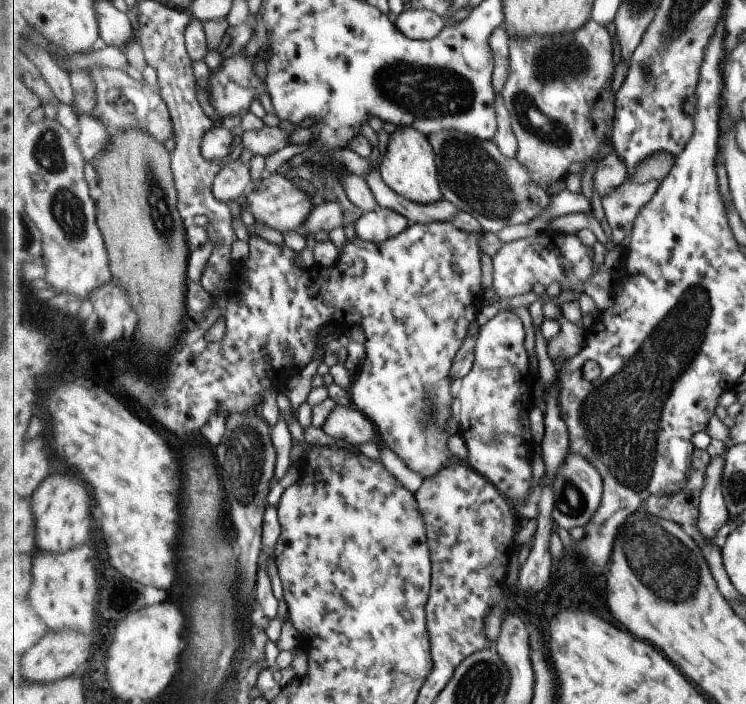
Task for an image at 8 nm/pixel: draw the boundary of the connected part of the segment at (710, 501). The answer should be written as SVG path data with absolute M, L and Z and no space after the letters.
M726 454L712 458L707 474L705 474L705 486L701 492L701 512L698 528L707 538L707 542L713 542L717 538L719 530L728 524L730 513L727 509L722 492L723 472L725 469Z

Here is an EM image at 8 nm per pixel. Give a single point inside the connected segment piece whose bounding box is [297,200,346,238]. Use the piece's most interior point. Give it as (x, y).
(328, 215)

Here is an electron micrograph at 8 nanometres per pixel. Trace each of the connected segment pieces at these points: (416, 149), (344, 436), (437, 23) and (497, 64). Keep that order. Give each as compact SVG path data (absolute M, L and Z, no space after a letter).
M399 127L390 135L388 147L379 166L385 183L401 196L412 202L434 204L444 199L441 188L441 178L435 166L435 152L427 135L414 127Z
M352 403L349 406L335 404L321 428L328 436L355 447L377 438L373 422Z
M405 7L395 22L398 30L409 39L429 41L442 34L445 20L433 10L411 10Z
M499 26L489 38L494 53L494 90L502 94L510 74L510 36L505 26Z

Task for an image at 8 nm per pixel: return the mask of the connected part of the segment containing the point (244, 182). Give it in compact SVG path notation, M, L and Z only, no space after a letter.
M238 160L225 163L214 181L214 196L219 202L226 203L247 194L254 185L251 178L251 166Z

